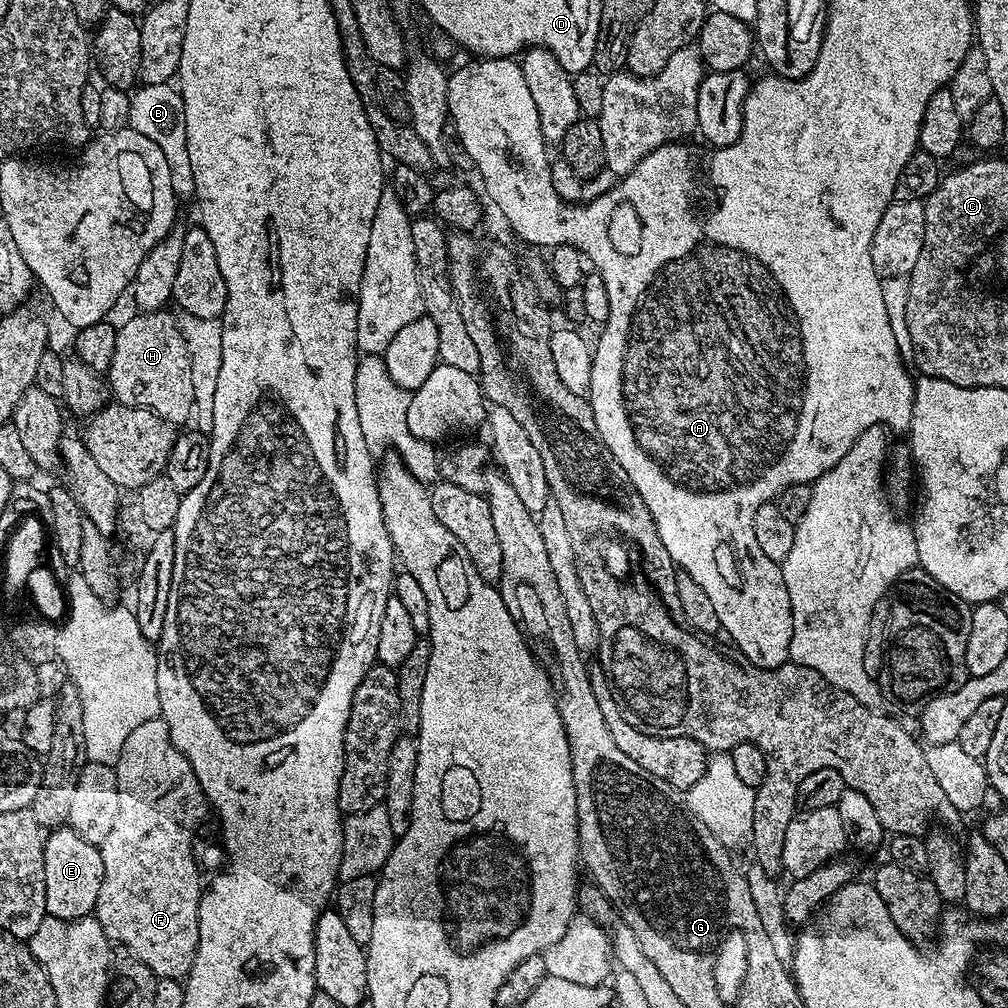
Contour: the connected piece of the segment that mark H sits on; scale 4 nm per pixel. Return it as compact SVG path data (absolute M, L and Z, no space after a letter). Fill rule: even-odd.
M168 310L140 312L116 329L113 361L106 373L111 395L131 408L145 408L173 426L194 416L194 385L190 379L192 359L186 338L176 325L176 316Z

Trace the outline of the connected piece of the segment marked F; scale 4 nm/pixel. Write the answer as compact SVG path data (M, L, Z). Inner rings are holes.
M159 718L150 722L142 722L142 726L134 729L134 734L126 738L122 746L122 754L114 765L116 777L118 778L118 819L106 837L106 842L99 845L102 854L102 866L104 877L102 878L102 890L98 890L98 902L96 903L96 921L102 926L102 930L108 935L113 945L128 948L128 956L133 960L140 960L148 967L157 978L161 980L183 981L187 977L190 966L194 966L194 954L198 950L198 906L200 905L200 893L202 891L202 880L200 884L200 872L196 869L197 853L192 850L192 836L195 834L198 822L203 821L210 812L208 799L204 797L202 786L190 766L190 762L170 742L170 730L166 722Z

